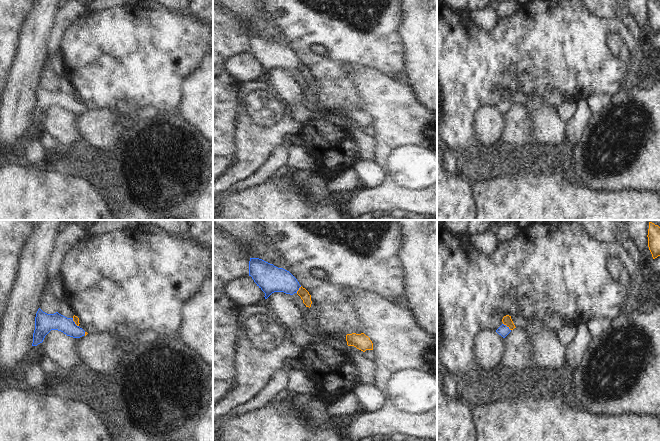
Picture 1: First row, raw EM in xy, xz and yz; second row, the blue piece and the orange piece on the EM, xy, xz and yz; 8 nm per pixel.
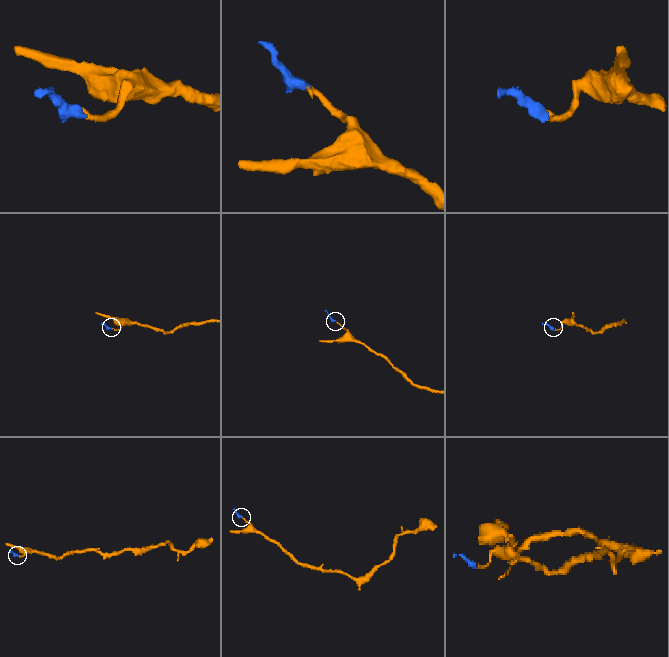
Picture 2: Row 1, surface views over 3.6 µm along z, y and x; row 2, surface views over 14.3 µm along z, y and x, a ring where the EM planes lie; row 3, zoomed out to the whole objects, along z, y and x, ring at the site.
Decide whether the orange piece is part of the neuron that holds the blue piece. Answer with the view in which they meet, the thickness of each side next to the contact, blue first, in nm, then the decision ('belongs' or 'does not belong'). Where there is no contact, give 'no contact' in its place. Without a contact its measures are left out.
meets blue in yz; 90 nm thick on the blue side, 70 nm on the other; belongs

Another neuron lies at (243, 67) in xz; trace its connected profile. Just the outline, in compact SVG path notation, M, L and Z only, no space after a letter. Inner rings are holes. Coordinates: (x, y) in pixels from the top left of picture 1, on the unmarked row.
M243 52L230 57L225 63L225 68L239 82L265 78L265 69L251 52Z

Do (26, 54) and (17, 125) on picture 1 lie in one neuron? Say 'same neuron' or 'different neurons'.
same neuron

